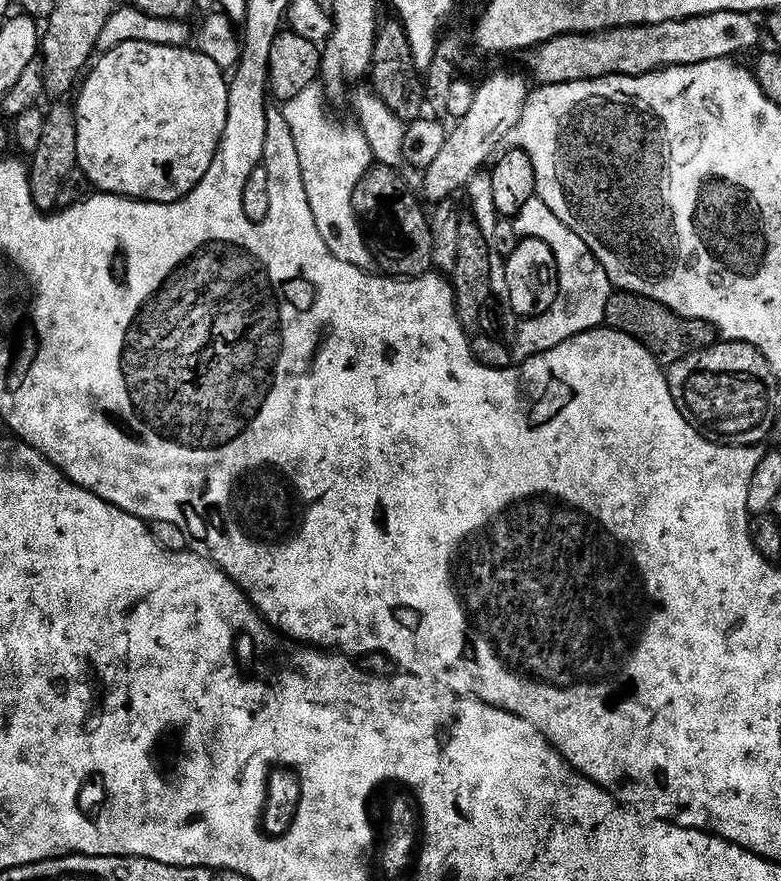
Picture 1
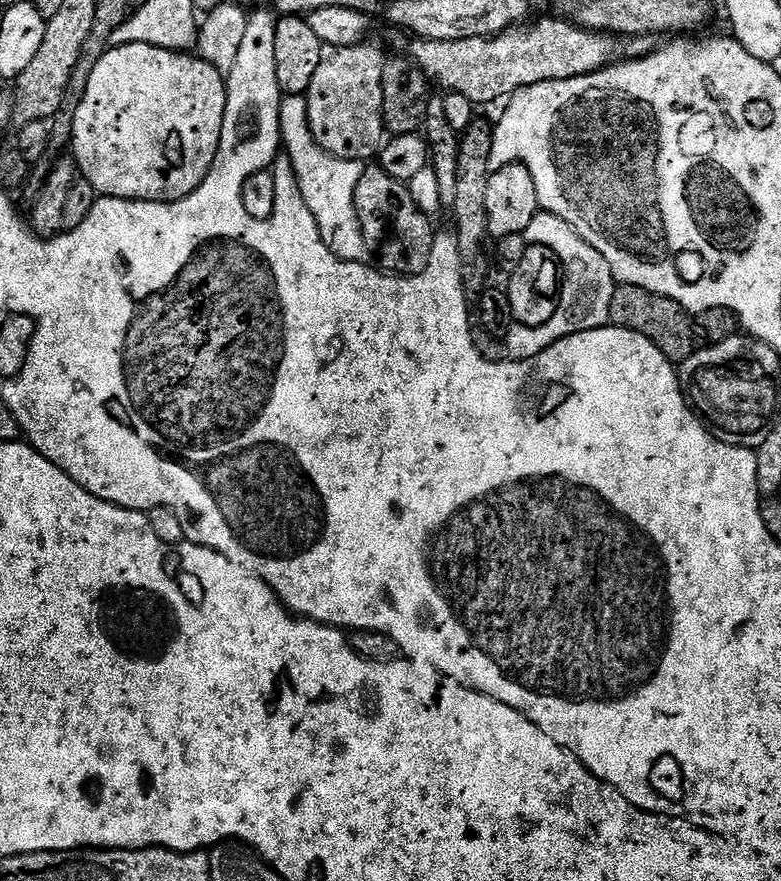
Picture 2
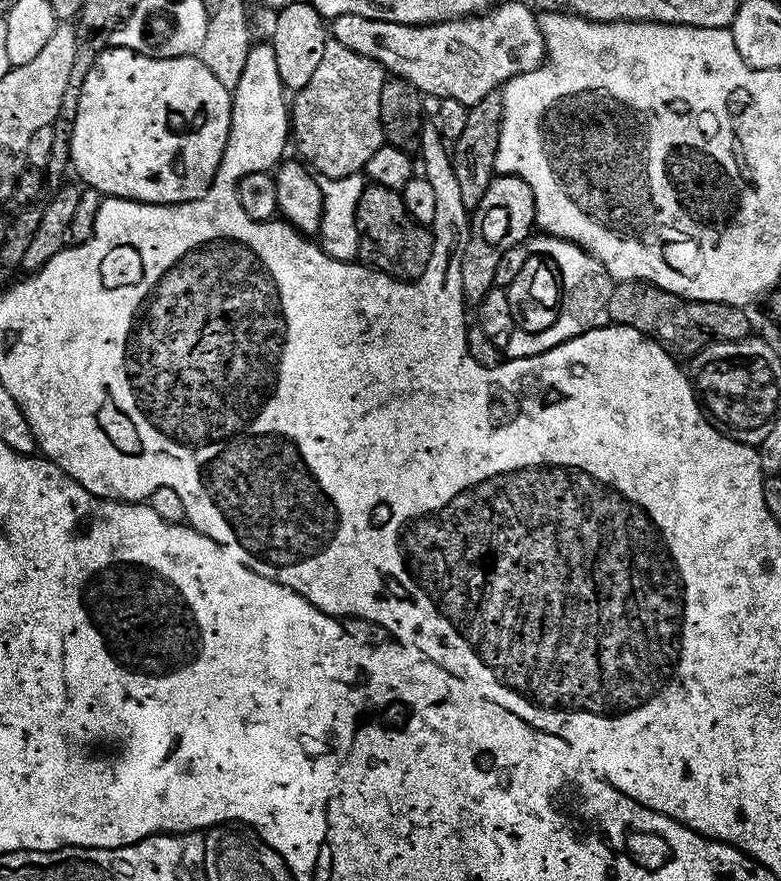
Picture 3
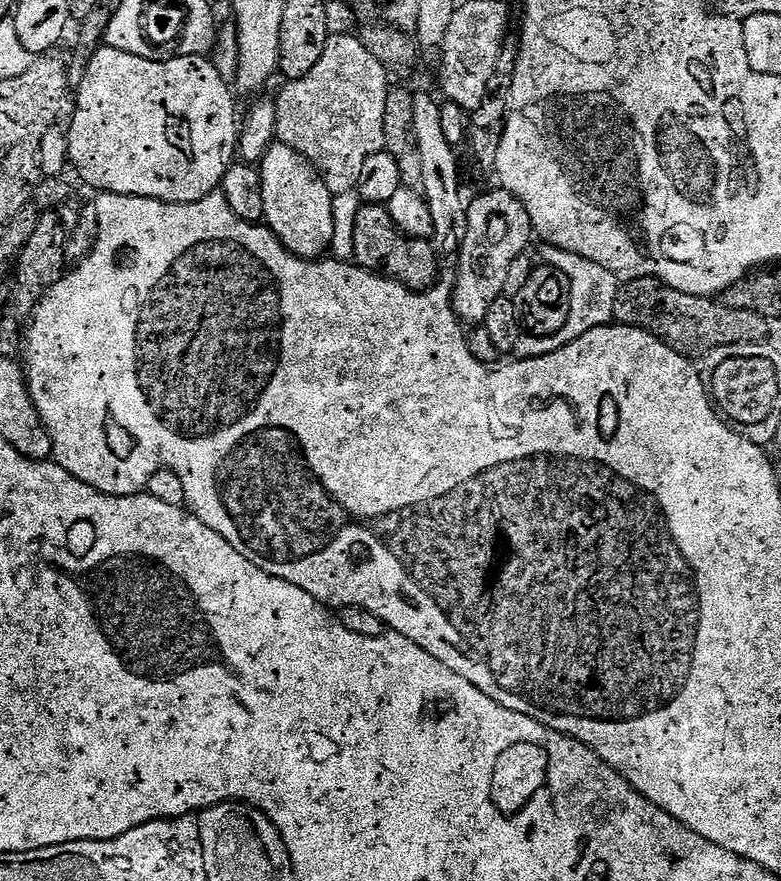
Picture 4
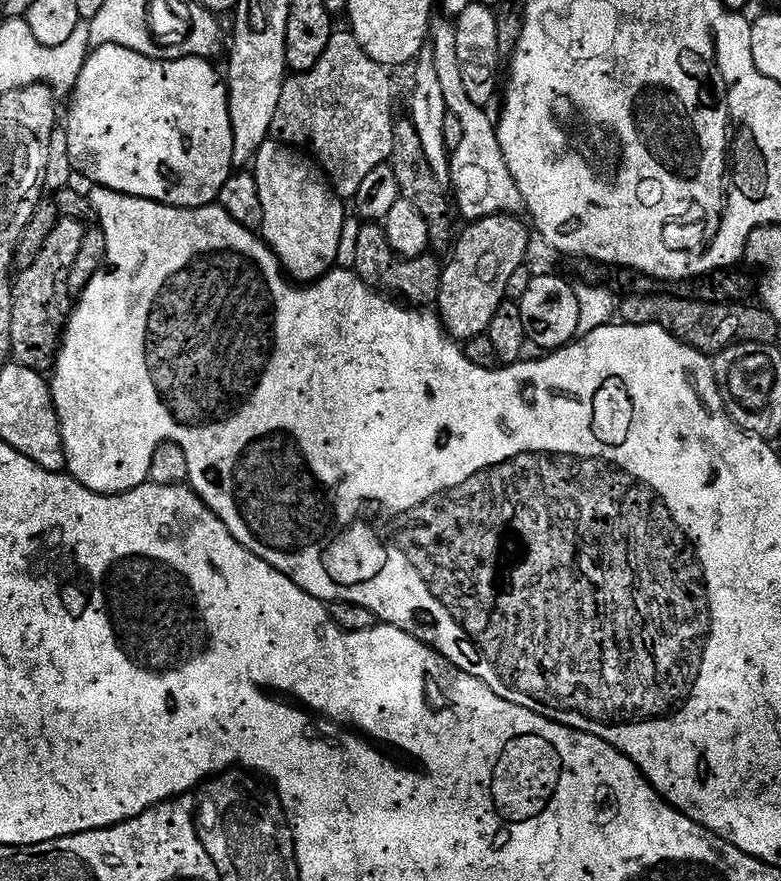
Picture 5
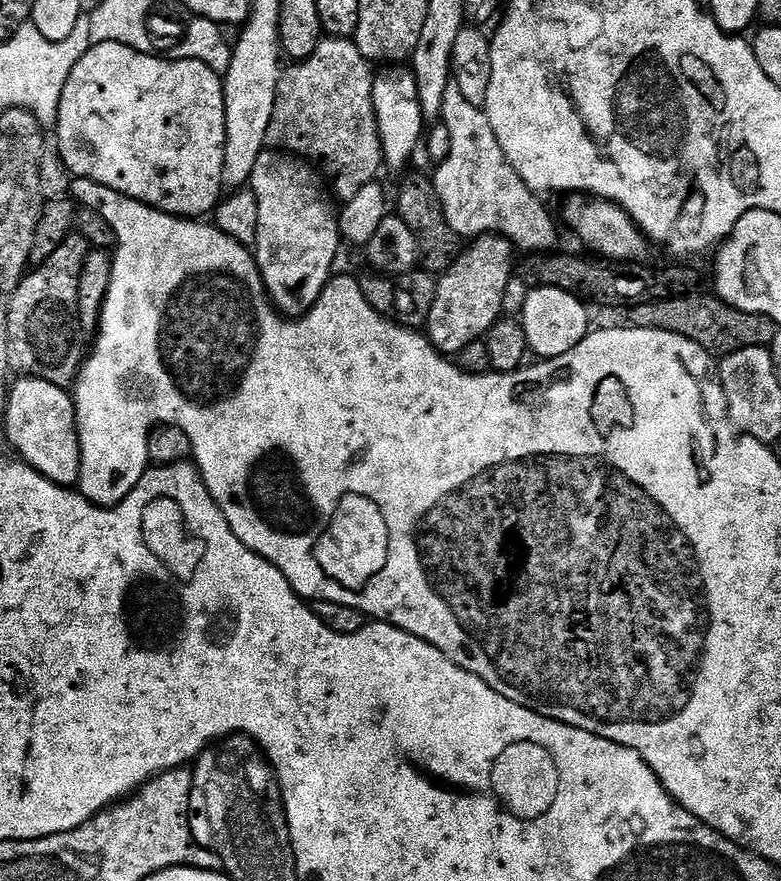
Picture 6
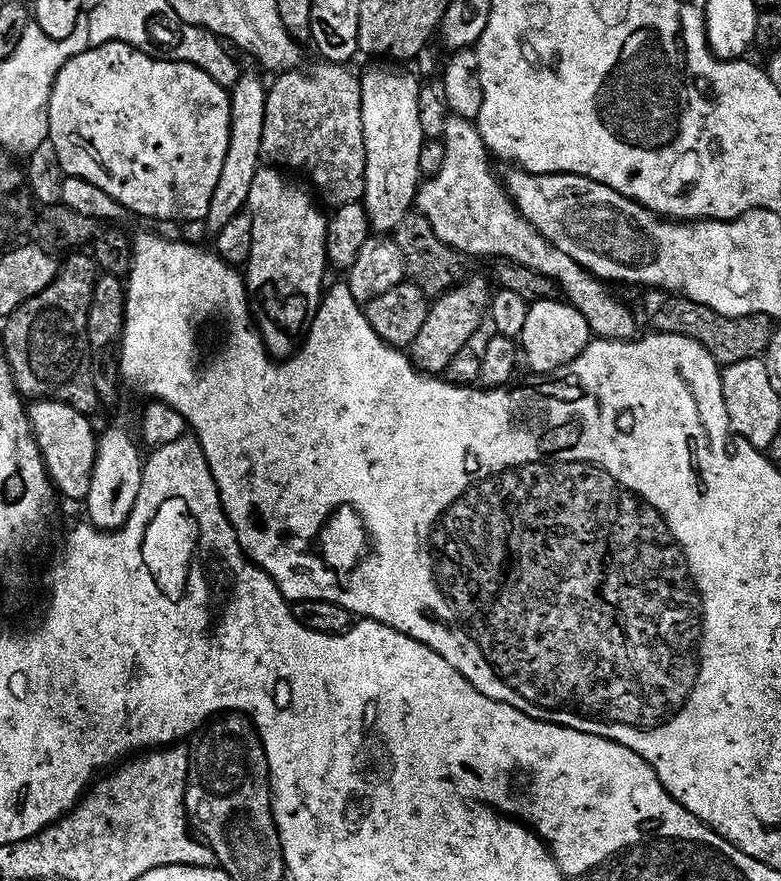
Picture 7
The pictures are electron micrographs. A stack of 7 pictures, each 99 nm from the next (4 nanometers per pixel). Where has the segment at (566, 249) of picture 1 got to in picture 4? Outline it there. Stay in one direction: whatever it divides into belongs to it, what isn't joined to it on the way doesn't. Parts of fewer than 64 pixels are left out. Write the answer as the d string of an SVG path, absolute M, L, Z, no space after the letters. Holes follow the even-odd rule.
M548 246L543 250L545 258L548 259L545 261L551 267L562 270L562 274L566 274L566 278L570 282L570 314L566 318L566 326L562 326L562 330L558 330L553 336L521 335L515 350L515 355L521 360L531 360L534 356L545 356L551 352L557 352L559 348L564 348L570 342L582 338L582 334L586 334L590 330L611 325L614 298L618 298L618 290L621 286L621 281L616 273L606 270L606 266L598 266L598 262L590 262L578 254L561 248Z

